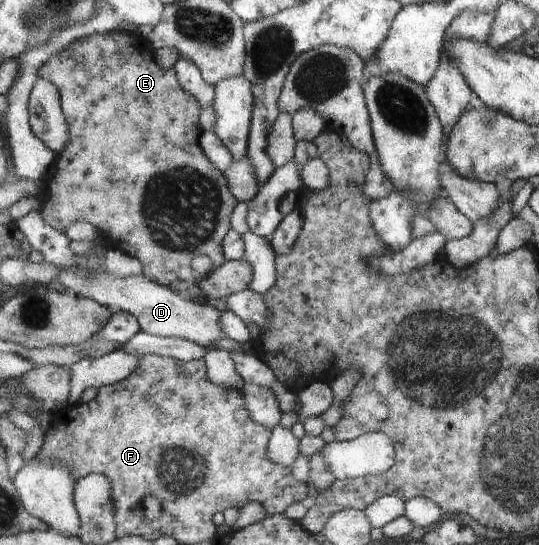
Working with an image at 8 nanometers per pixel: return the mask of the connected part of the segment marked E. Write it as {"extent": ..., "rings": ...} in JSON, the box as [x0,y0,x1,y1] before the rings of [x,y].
{"extent":[39,31,239,301],"rings":[[[109,31],[106,33],[95,33],[83,39],[75,39],[69,48],[51,57],[39,71],[40,78],[47,79],[60,92],[60,101],[64,114],[67,114],[69,130],[71,130],[71,140],[65,145],[62,153],[58,154],[58,159],[51,172],[50,178],[45,183],[45,194],[42,200],[41,216],[46,224],[65,233],[66,230],[76,222],[85,221],[91,223],[101,232],[105,238],[107,246],[121,249],[127,254],[138,258],[144,266],[145,276],[154,280],[161,286],[169,287],[172,291],[191,301],[197,300],[204,295],[201,289],[201,279],[191,268],[191,260],[199,254],[208,256],[213,264],[213,269],[223,266],[226,261],[222,244],[227,233],[231,230],[231,214],[235,206],[239,204],[236,196],[231,192],[226,176],[207,158],[200,145],[200,138],[203,133],[200,125],[200,114],[202,106],[194,96],[191,96],[179,82],[177,71],[174,68],[164,69],[156,61],[154,44],[148,37],[142,37],[138,32],[131,31]]]}

